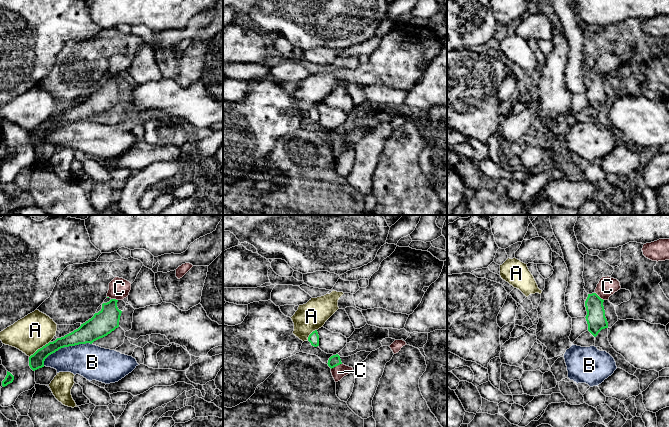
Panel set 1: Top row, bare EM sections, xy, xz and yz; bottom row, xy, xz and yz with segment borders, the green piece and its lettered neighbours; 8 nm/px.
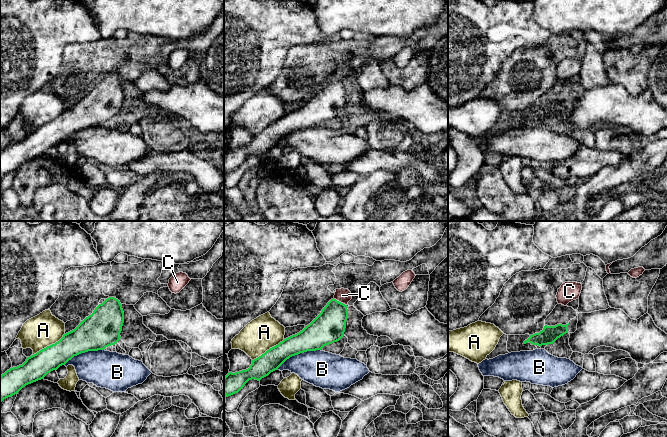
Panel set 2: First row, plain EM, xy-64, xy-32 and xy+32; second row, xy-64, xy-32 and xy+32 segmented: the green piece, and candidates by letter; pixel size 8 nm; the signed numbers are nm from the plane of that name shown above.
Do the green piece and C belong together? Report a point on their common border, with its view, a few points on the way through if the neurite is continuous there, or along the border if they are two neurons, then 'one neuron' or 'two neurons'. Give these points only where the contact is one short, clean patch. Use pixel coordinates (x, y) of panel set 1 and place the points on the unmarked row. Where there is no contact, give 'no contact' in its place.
contact xz (336, 141); way xz (334, 136), (336, 141), (338, 148); one neuron

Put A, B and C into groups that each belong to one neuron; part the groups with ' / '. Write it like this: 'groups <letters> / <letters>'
groups A / B / C

